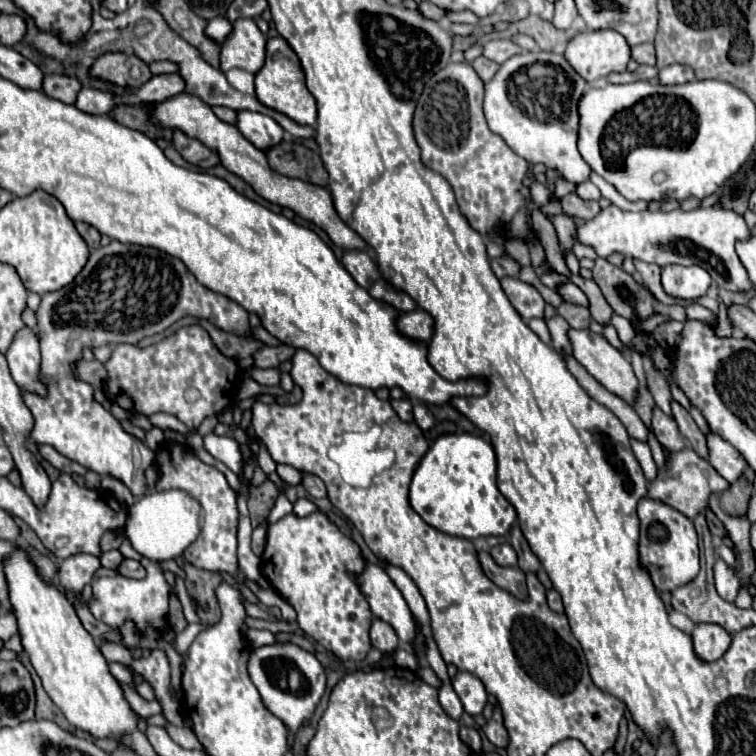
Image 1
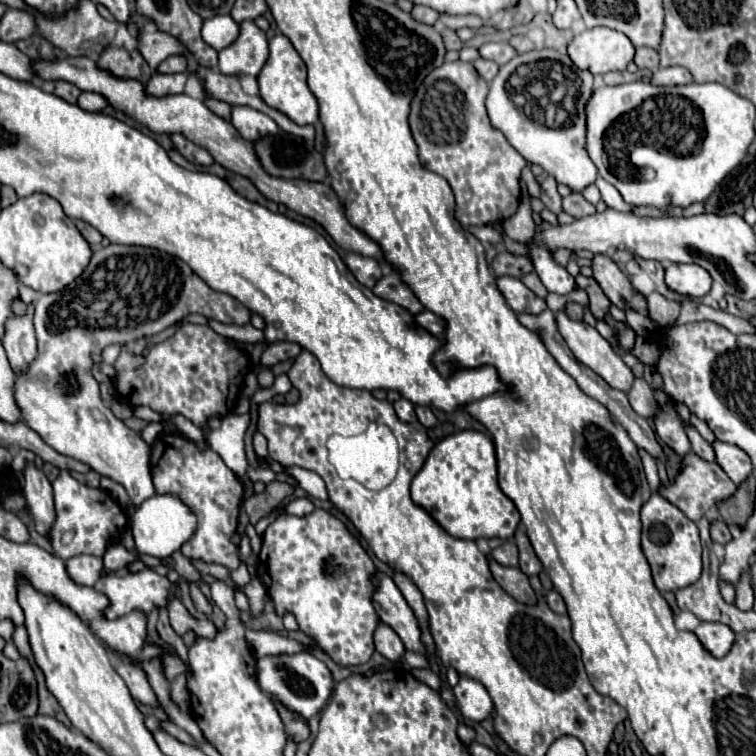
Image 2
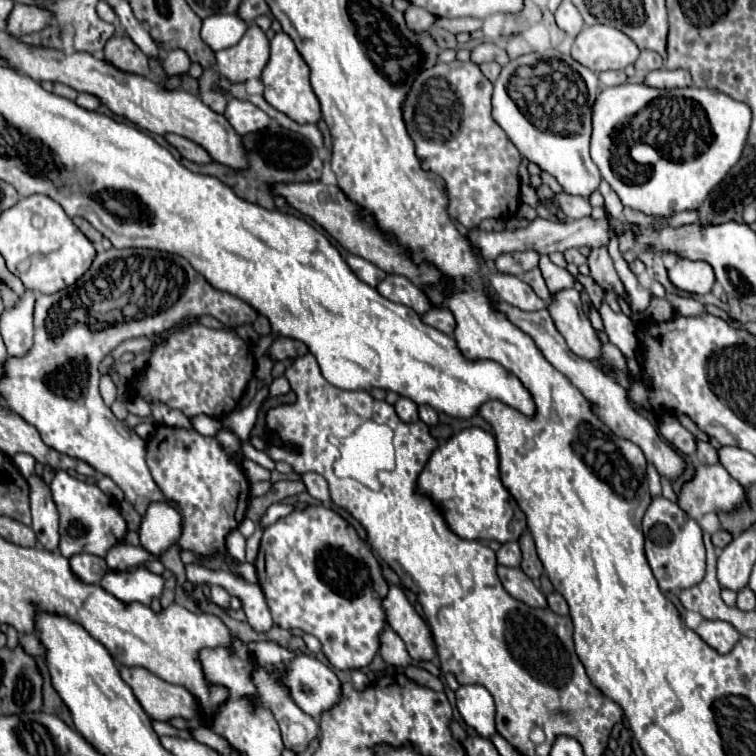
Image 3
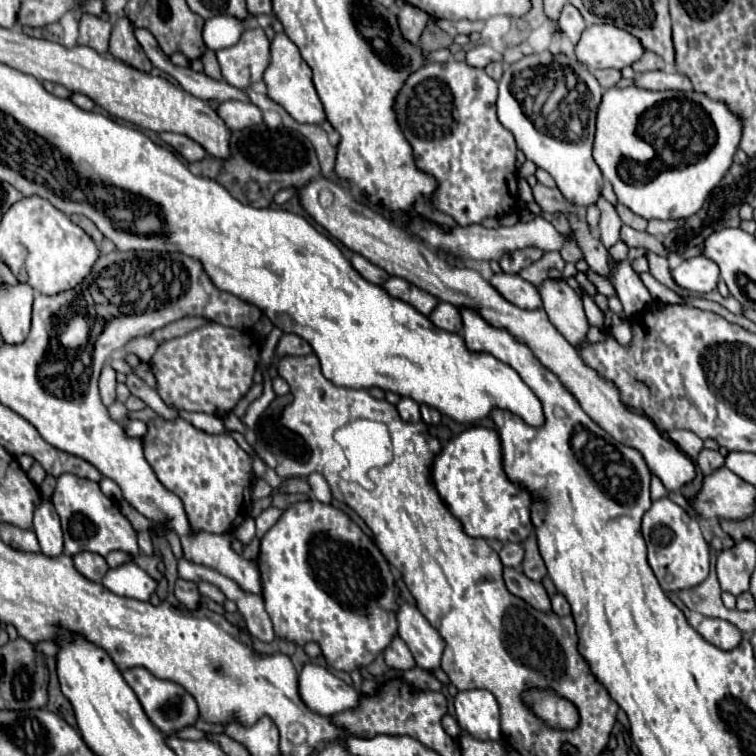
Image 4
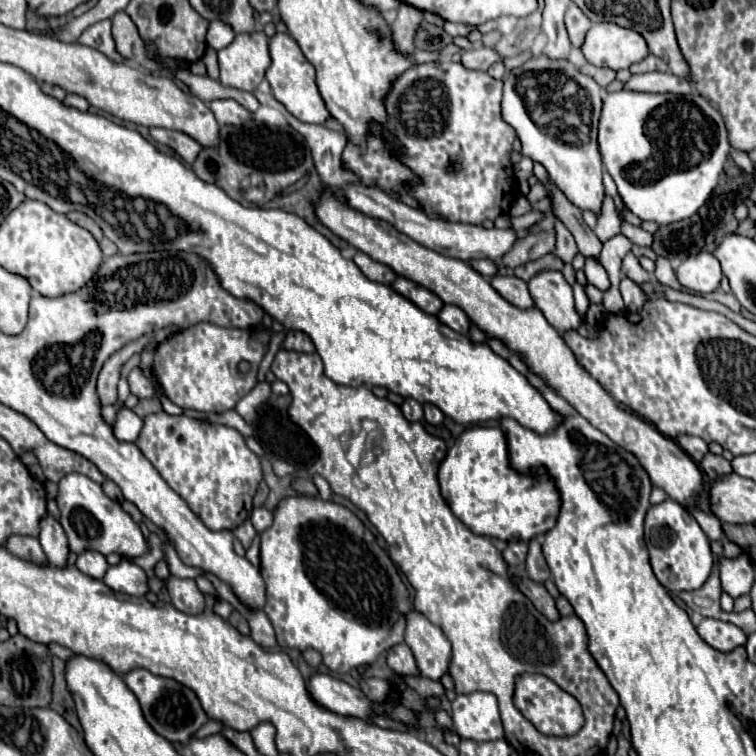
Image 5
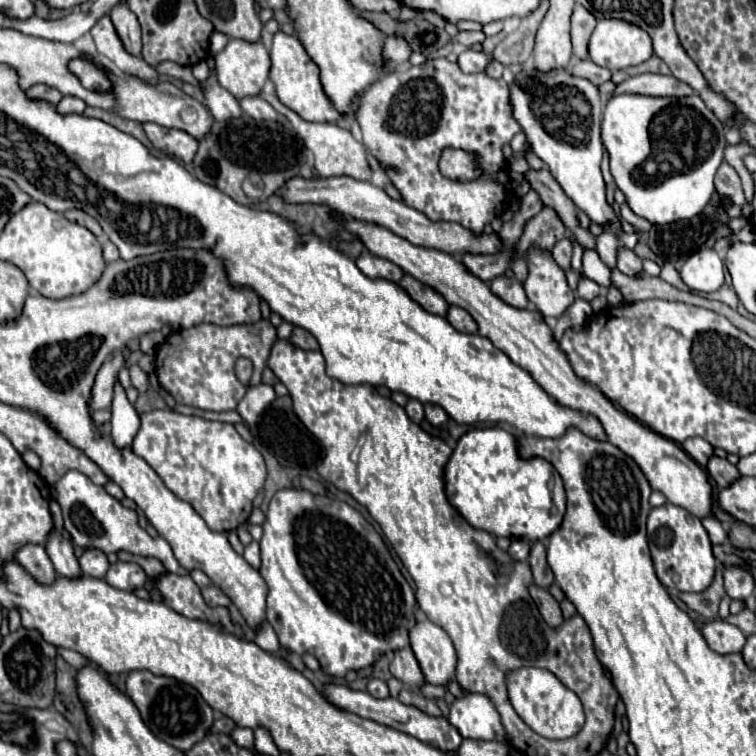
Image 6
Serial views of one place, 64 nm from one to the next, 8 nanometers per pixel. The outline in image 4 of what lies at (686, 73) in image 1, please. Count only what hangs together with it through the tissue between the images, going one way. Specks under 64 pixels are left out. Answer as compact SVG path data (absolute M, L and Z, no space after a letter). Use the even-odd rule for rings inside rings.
M664 70L644 72L644 74L636 76L632 84L638 88L644 88L644 90L684 90L684 92L692 90L692 84L684 74L664 72Z

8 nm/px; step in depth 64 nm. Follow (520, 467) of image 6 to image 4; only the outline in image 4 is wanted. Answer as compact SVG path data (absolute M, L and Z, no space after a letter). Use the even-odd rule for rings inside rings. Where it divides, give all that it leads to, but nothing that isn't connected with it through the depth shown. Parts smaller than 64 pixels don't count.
M472 426L452 438L434 460L432 478L440 498L462 522L468 536L524 542L534 530L530 516L534 496L524 486L512 482L502 470L502 446L496 430Z

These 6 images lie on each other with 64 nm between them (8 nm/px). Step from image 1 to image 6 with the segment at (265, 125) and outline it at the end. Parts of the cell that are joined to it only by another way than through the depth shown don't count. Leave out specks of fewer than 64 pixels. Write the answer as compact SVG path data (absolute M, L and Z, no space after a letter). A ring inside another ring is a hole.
M206 58L206 64L210 68L210 76L200 82L200 90L206 98L206 106L210 108L212 116L220 122L226 118L238 118L240 116L240 104L238 100L220 86L216 78L216 68L214 68L214 58Z

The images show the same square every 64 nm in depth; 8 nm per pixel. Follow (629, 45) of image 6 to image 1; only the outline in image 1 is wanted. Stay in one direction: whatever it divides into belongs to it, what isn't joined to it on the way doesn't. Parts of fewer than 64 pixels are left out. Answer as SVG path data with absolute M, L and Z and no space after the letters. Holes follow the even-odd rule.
M594 30L594 32L576 34L568 42L568 48L566 48L564 56L570 62L570 66L578 74L582 74L582 78L592 82L596 78L608 76L610 72L624 72L626 64L630 60L630 46L628 46L626 38L622 34L618 34L616 30Z

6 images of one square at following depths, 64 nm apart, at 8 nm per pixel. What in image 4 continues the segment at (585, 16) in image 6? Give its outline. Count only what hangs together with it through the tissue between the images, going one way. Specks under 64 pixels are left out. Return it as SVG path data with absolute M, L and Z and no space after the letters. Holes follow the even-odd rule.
M566 4L566 6L564 6L562 18L558 20L558 24L560 24L560 30L572 40L572 44L576 44L576 42L580 40L580 34L582 34L584 28L586 28L586 22L584 22L582 14L580 14L578 8L572 6L572 4Z

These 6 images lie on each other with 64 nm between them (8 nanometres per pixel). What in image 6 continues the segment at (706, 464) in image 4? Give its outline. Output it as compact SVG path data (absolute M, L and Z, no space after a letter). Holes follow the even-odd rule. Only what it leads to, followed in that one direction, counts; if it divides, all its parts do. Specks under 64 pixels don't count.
M712 456L708 466L706 466L708 474L714 478L714 482L720 486L720 488L728 488L730 484L734 484L738 478L740 478L740 472L734 464L730 464L728 460L722 460L718 456Z

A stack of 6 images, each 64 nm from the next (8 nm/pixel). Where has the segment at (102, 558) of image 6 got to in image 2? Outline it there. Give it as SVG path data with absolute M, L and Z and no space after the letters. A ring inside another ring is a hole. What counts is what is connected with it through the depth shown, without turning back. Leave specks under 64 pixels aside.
M80 554L66 560L66 570L70 578L80 586L94 586L104 574L104 562L98 556Z

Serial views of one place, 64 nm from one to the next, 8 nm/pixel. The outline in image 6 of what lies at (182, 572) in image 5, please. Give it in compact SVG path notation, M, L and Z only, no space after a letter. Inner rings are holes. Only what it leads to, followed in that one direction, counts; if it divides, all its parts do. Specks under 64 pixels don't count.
M70 470L66 472L56 484L56 502L62 508L64 516L64 528L72 534L72 544L86 548L98 548L106 554L110 552L120 552L126 550L136 556L154 556L158 558L168 572L174 574L186 574L186 570L178 564L174 558L170 544L162 538L156 536L152 538L140 524L138 524L138 514L130 508L124 508L116 498L112 498L102 486L94 484L90 478L84 474Z

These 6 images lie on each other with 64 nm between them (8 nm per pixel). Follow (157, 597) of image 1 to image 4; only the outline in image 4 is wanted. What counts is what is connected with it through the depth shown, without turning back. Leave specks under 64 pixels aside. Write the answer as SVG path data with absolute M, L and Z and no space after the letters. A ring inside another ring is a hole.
M126 562L118 568L108 570L102 584L118 596L130 596L136 600L148 600L150 594L156 590L156 580L152 580L134 562Z

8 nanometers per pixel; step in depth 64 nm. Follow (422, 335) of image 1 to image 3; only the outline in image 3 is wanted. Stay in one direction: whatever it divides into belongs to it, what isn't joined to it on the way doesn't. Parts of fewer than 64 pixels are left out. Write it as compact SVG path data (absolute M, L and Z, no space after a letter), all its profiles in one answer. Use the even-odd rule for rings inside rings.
M430 308L430 310L422 316L422 320L424 320L428 326L434 326L436 330L440 330L440 332L444 332L444 334L452 334L452 332L454 332L454 326L456 326L454 316L452 316L452 312L450 312L448 308Z

